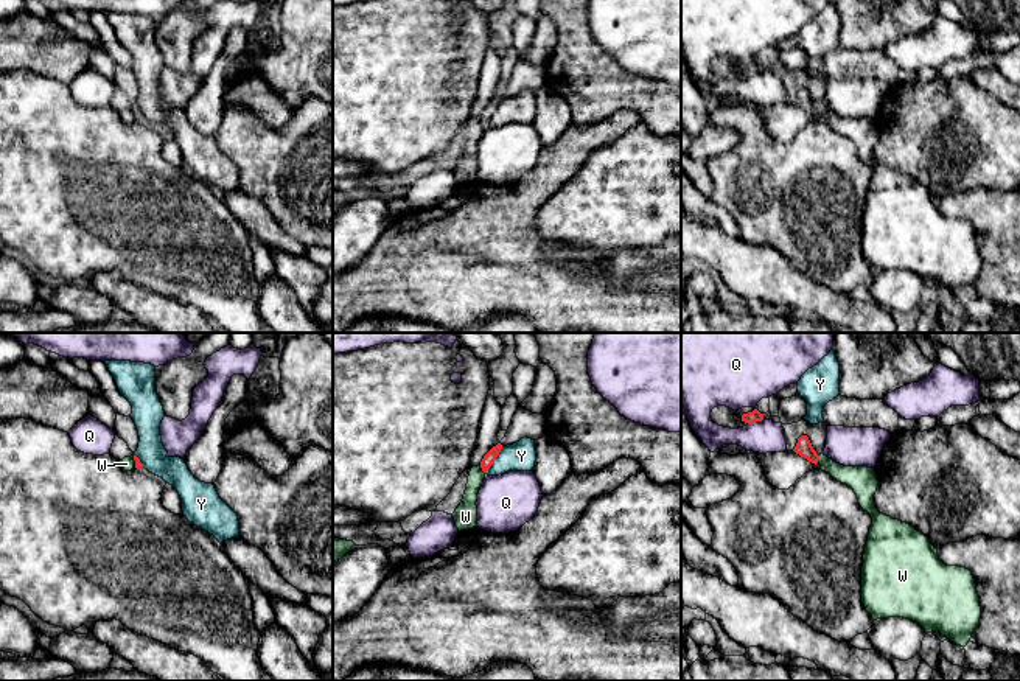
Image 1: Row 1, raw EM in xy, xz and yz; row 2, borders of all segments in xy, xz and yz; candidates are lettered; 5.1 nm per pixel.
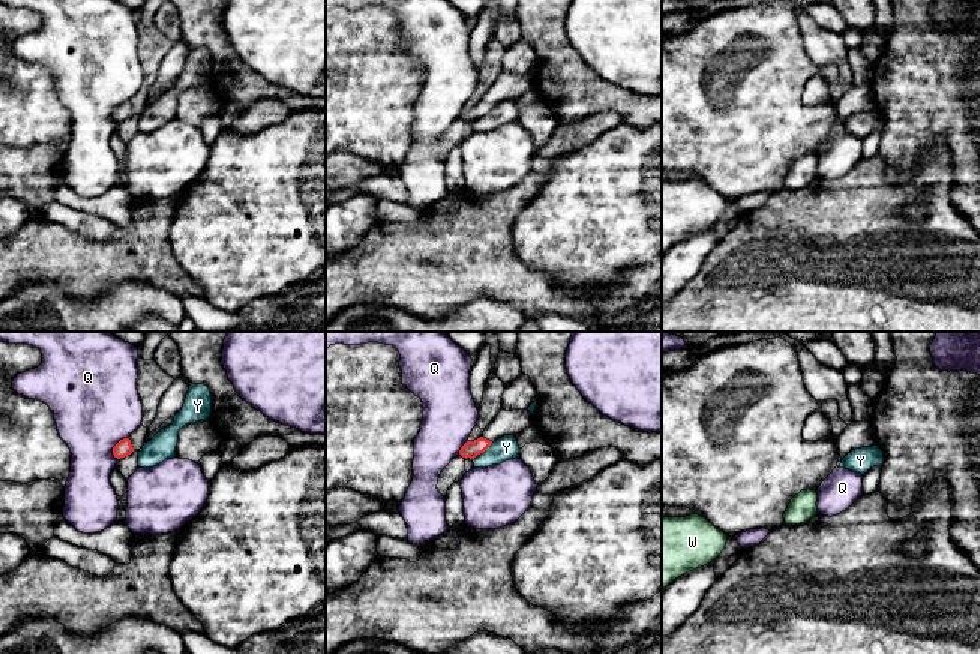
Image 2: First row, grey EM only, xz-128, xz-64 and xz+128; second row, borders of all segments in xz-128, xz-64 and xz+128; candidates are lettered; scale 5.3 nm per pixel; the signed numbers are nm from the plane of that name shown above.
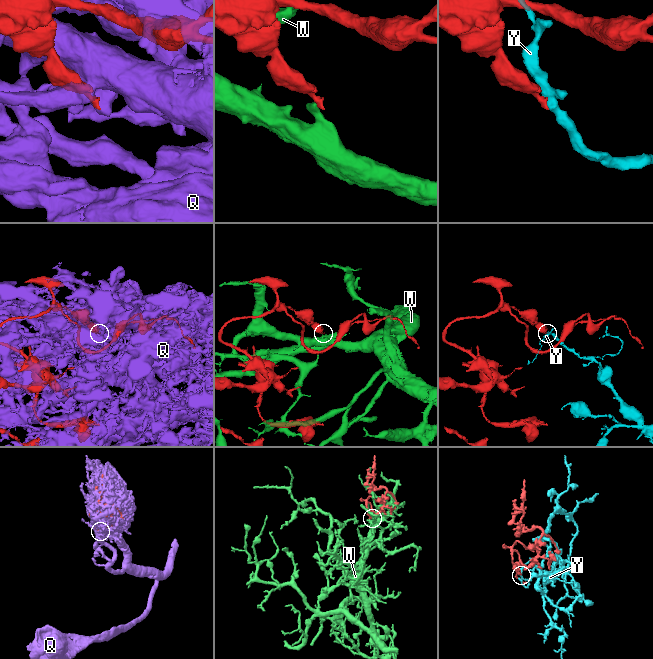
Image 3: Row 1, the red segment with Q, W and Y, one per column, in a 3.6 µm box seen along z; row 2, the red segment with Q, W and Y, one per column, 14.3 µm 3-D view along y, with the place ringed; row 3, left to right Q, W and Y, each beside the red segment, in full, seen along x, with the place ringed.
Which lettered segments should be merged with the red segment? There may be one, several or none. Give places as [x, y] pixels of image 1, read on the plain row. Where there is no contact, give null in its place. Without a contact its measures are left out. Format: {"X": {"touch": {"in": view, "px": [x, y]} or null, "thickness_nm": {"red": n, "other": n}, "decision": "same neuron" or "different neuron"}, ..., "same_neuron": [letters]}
{"Q": {"touch": {"in": "yz", "px": [754, 73]}, "thickness_nm": {"red": 60, "other": 300}, "decision": "different neuron"}, "W": {"touch": {"in": "yz", "px": [818, 111]}, "thickness_nm": {"red": 90, "other": 140}, "decision": "different neuron"}, "Y": {"touch": {"in": "xz", "px": [495, 111]}, "thickness_nm": {"red": 60, "other": 160}, "decision": "different neuron"}, "same_neuron": []}

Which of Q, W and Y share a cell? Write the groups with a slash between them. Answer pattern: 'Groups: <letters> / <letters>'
Groups: Q / W / Y

